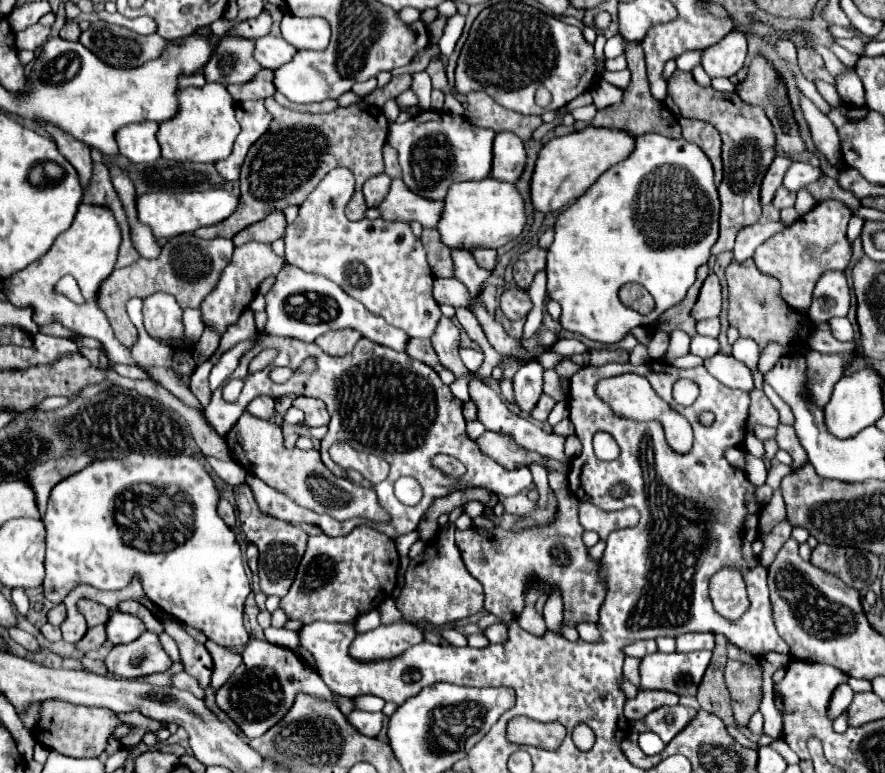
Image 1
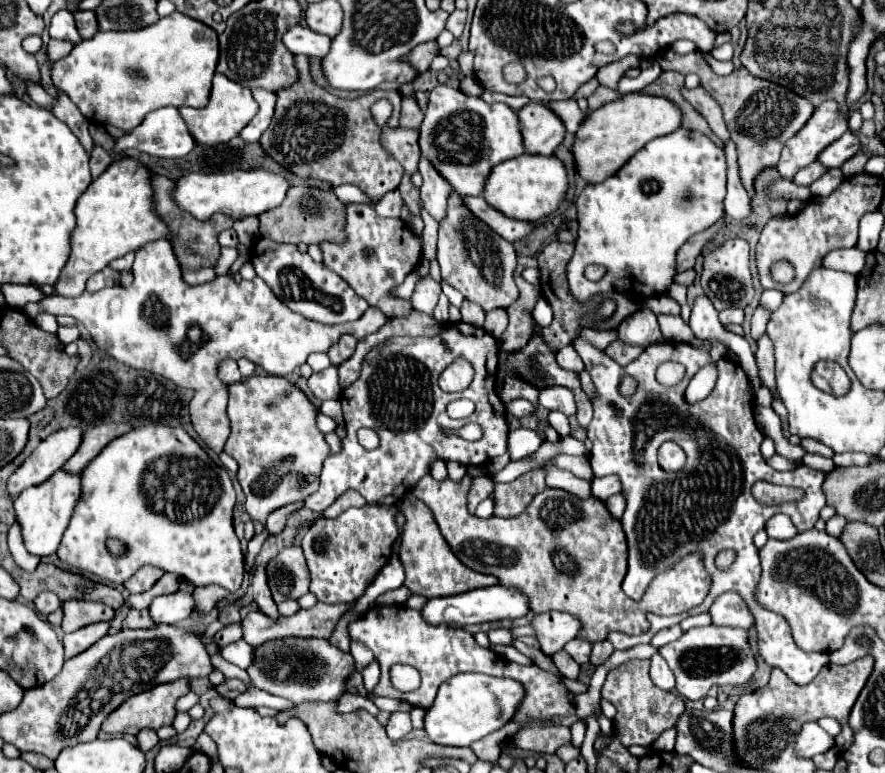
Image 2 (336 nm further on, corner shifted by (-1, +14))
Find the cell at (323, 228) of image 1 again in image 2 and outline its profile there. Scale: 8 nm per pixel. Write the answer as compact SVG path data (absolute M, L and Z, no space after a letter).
M345 204L347 220L345 220L345 244L321 242L319 248L323 252L323 264L337 272L361 298L369 302L369 306L379 308L387 318L407 316L413 306L409 300L395 298L393 288L397 288L409 272L413 272L423 254L421 242L413 234L413 230L399 218L381 218L375 214L369 204Z

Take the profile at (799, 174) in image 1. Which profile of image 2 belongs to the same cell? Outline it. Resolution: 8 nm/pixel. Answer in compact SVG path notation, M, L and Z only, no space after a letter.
M845 132L837 142L829 144L819 156L817 162L823 164L825 168L839 168L845 160L849 160L851 156L855 156L859 152L859 140L851 134Z

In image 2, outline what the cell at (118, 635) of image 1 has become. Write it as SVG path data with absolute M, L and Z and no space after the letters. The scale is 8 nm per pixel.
M185 592L157 596L149 606L149 614L155 624L177 624L189 618L191 612L193 612L193 598L191 594Z

